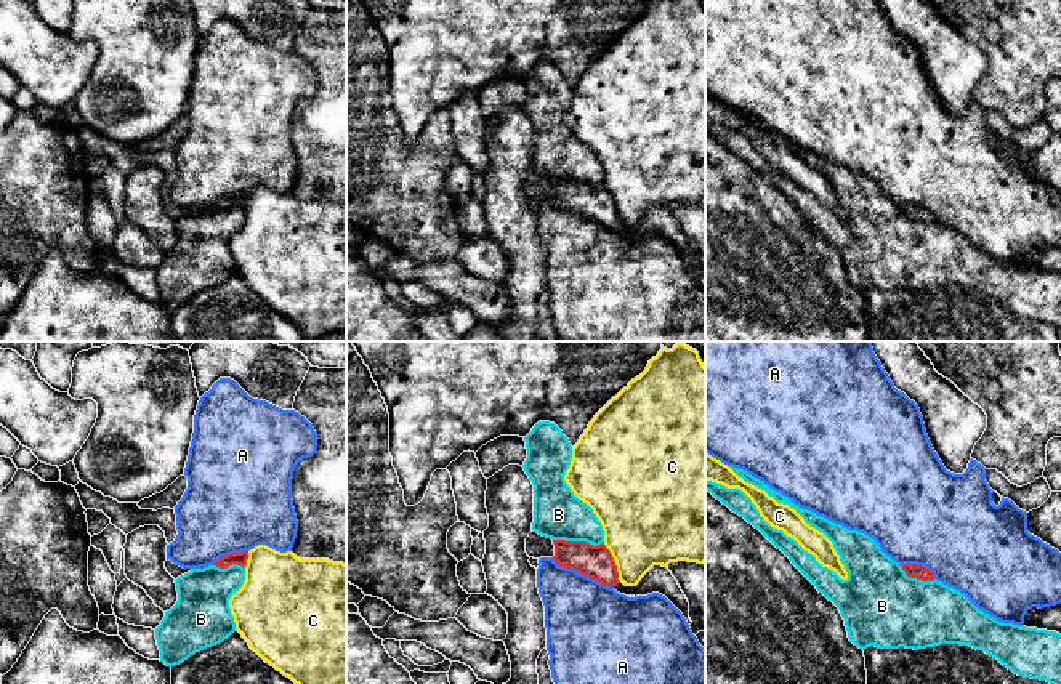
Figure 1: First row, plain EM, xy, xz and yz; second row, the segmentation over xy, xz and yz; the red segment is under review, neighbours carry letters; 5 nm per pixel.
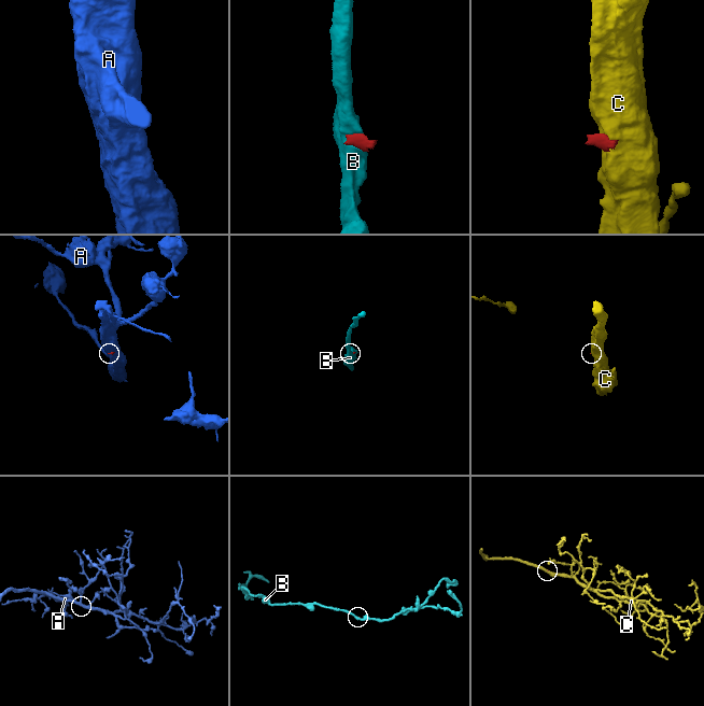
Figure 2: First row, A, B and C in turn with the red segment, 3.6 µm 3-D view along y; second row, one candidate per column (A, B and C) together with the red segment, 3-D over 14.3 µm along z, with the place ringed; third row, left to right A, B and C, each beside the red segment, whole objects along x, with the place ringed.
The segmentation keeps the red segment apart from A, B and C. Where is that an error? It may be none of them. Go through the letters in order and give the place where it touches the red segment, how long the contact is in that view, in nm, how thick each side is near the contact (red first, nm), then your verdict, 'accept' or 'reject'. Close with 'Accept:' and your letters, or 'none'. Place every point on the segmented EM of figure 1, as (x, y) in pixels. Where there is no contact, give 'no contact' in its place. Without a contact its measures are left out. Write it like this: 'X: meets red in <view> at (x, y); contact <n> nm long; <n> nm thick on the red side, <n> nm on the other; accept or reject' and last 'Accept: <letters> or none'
A: meets red in xz at (582, 574); contact 340 nm long; 170 nm thick on the red side, 420 nm on the other; reject
B: meets red in xz at (579, 542); contact 260 nm long; 170 nm thick on the red side, 260 nm on the other; reject
C: meets red in xz at (614, 561); contact 200 nm long; 170 nm thick on the red side, 440 nm on the other; reject
Accept: none

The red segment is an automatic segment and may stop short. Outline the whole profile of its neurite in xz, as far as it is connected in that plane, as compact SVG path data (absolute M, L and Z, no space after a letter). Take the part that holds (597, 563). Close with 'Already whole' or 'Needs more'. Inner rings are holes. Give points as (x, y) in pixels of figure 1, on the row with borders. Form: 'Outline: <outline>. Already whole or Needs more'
Outline: M532 530L526 538L526 553L535 569L540 565L540 557L553 557L558 565L572 569L625 596L636 597L659 593L683 614L688 625L692 623L689 602L667 567L654 565L636 586L625 586L619 580L615 561L604 541L599 546L593 546L587 541L551 540Z. Needs more

